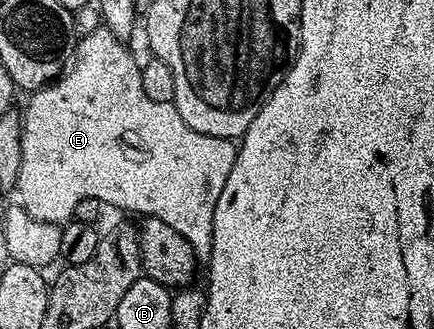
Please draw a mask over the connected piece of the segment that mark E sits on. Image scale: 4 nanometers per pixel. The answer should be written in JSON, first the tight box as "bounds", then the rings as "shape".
{"bounds":[17,26,237,258],"shape":[[[96,26],[88,36],[78,37],[73,63],[56,79],[47,85],[30,93],[31,101],[27,104],[27,110],[22,111],[23,133],[21,134],[21,174],[17,185],[18,203],[36,214],[55,214],[51,212],[74,213],[77,202],[85,198],[105,198],[105,202],[113,202],[113,206],[123,209],[124,213],[139,212],[143,216],[156,216],[161,222],[173,226],[189,246],[193,246],[196,257],[207,258],[211,255],[211,243],[213,242],[213,210],[217,210],[217,198],[221,198],[221,190],[225,186],[225,178],[229,178],[229,170],[233,170],[233,162],[237,151],[236,145],[231,140],[217,138],[209,134],[201,134],[193,130],[181,118],[181,114],[175,109],[172,102],[153,102],[153,98],[147,97],[145,90],[141,90],[141,64],[131,57],[131,52],[126,48],[120,37],[114,36],[109,29]]]}

